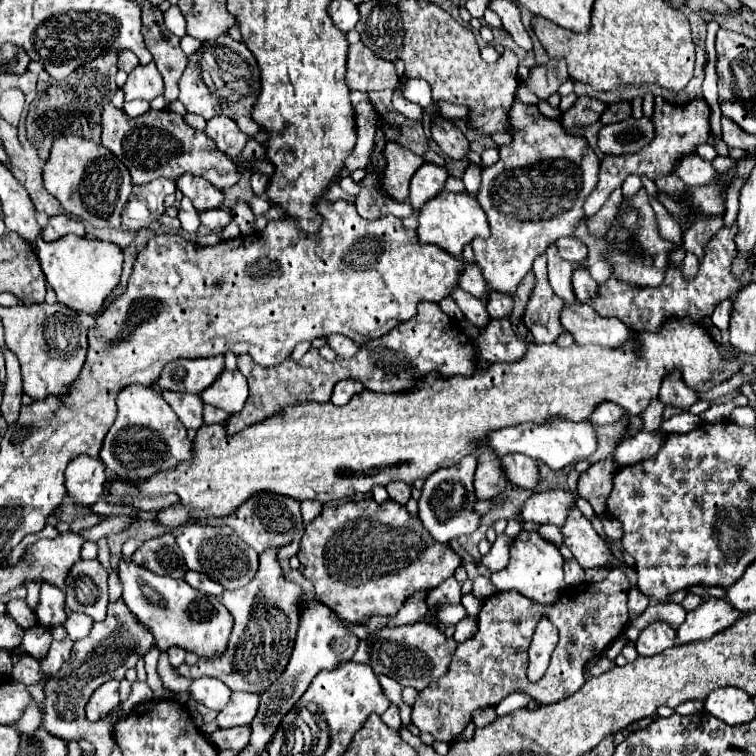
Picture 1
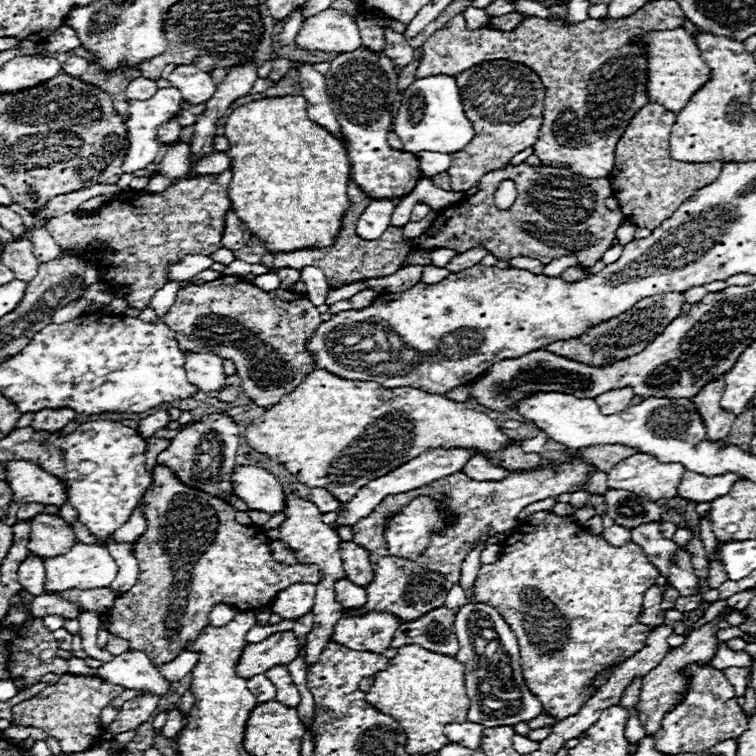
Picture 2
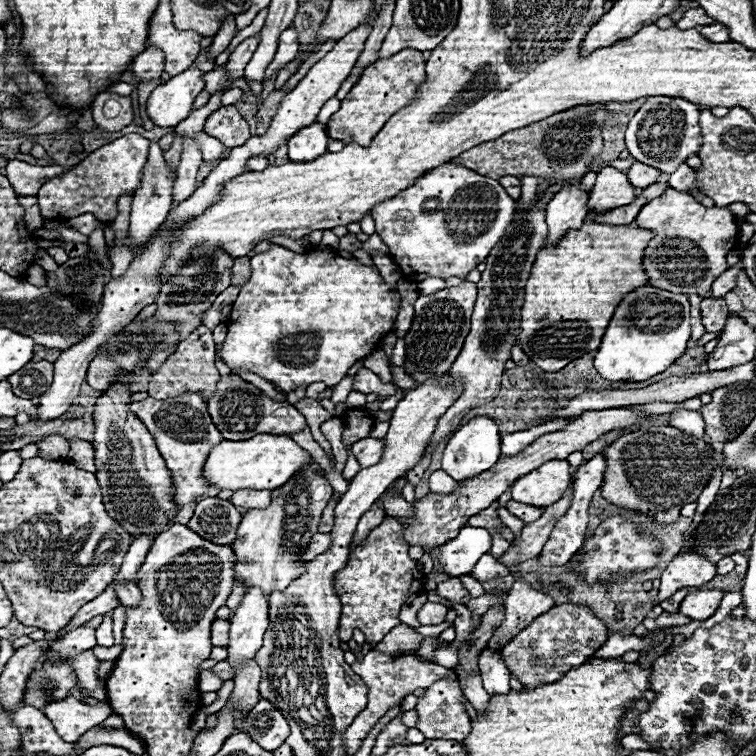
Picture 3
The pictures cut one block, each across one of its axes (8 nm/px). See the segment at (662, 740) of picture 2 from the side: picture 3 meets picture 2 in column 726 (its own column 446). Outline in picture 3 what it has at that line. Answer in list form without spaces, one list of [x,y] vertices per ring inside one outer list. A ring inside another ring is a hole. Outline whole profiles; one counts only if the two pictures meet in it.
[[[438,680],[432,684],[432,688],[426,690],[426,694],[416,704],[418,712],[418,730],[424,732],[426,738],[444,738],[444,740],[464,740],[464,736],[470,732],[470,716],[464,710],[462,702],[462,690],[458,682],[452,680]]]

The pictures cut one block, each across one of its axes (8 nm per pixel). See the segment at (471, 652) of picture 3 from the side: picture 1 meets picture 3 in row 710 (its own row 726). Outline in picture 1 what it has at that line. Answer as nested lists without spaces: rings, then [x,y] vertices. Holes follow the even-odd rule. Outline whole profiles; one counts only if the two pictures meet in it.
[[[488,706],[488,708],[482,708],[482,710],[476,710],[476,712],[474,712],[474,724],[476,724],[478,728],[488,726],[494,718],[496,718],[494,706]]]

